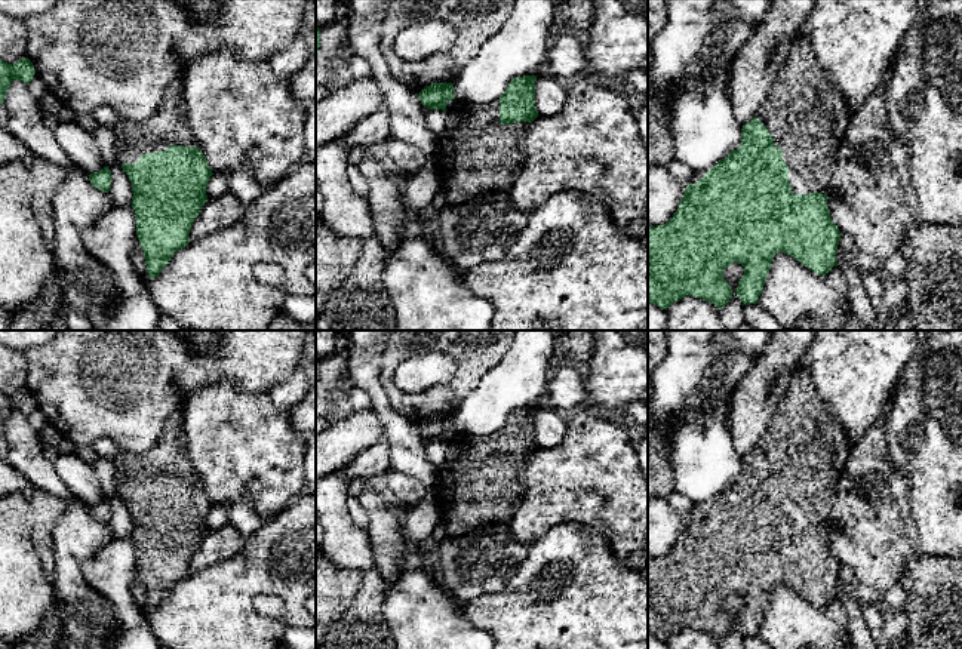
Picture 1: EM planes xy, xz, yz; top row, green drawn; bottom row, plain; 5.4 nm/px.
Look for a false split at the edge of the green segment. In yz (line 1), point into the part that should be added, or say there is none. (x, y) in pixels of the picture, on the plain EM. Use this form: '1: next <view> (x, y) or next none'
1: next none

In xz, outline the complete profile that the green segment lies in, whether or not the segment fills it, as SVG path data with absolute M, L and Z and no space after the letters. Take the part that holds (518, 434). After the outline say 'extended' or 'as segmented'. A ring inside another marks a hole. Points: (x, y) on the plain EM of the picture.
M537 407L514 409L500 430L500 455L534 453L538 449L535 440Z; as segmented

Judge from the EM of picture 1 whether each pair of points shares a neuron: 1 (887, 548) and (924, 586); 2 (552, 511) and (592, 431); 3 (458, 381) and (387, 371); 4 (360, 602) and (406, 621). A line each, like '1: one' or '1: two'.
1: two
2: one
3: one
4: two

